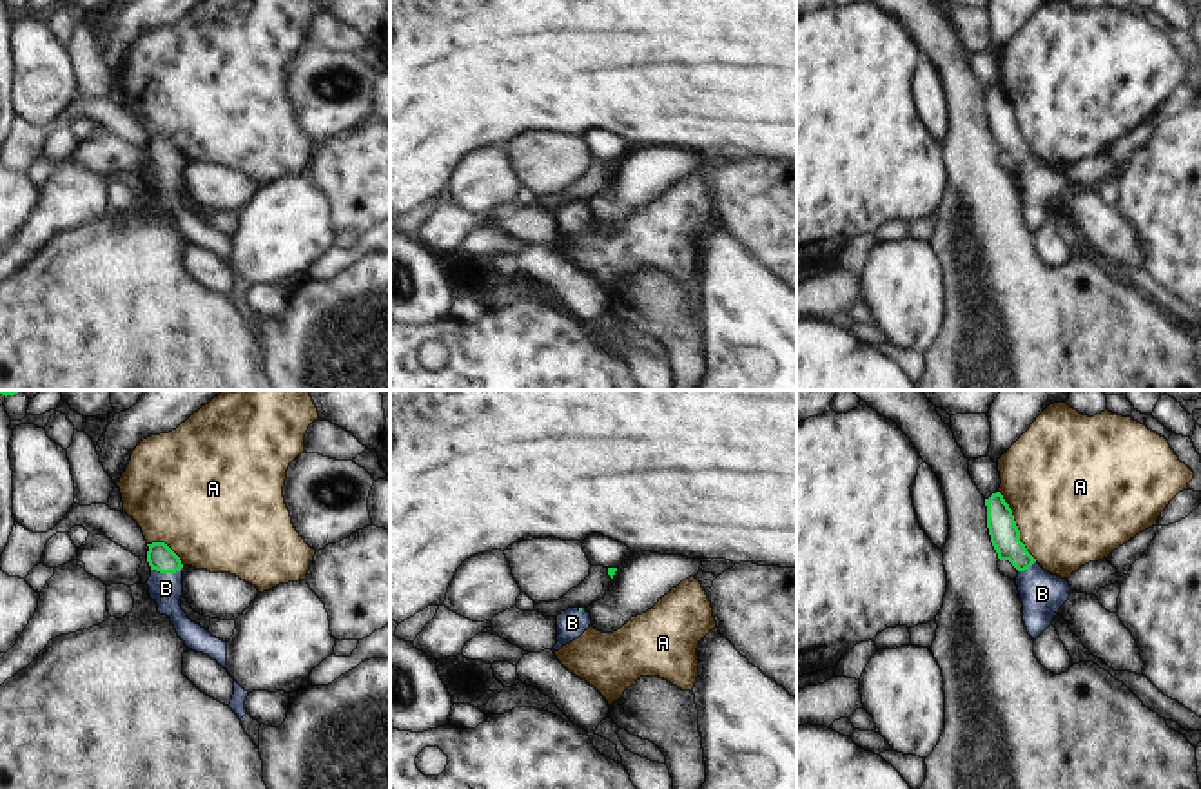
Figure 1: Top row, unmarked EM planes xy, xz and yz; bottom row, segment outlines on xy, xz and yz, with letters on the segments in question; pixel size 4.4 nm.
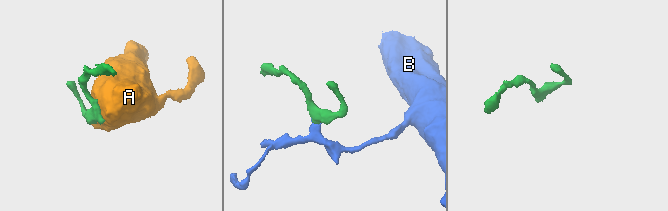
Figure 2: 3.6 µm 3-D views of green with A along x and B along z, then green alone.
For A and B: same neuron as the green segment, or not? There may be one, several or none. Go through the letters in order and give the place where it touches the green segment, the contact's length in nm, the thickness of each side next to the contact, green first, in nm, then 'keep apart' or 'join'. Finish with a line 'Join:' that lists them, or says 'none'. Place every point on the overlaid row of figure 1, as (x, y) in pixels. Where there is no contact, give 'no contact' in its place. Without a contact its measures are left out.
A: yz (1016, 526) | 360 nm | 130/500 nm | keep apart
B: xy (167, 572) | 150 nm | 120/140 nm | join
Join: B

